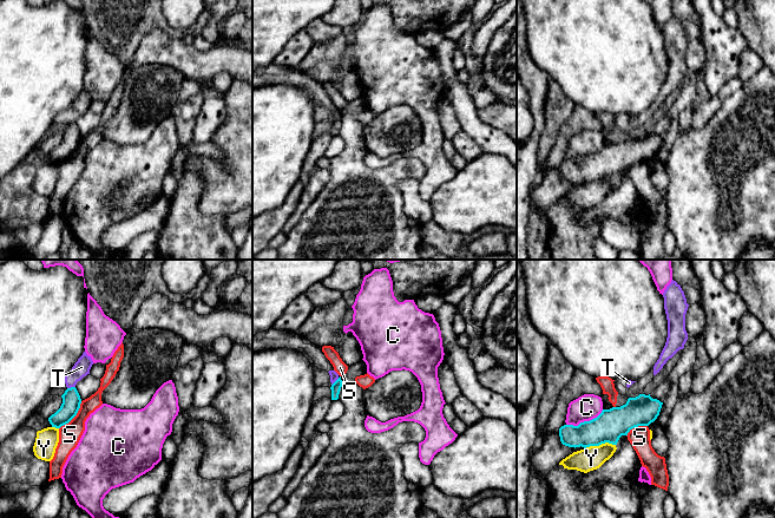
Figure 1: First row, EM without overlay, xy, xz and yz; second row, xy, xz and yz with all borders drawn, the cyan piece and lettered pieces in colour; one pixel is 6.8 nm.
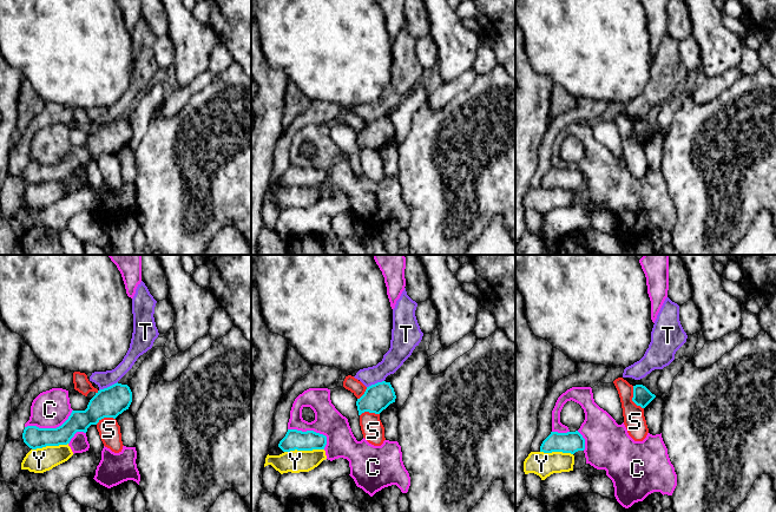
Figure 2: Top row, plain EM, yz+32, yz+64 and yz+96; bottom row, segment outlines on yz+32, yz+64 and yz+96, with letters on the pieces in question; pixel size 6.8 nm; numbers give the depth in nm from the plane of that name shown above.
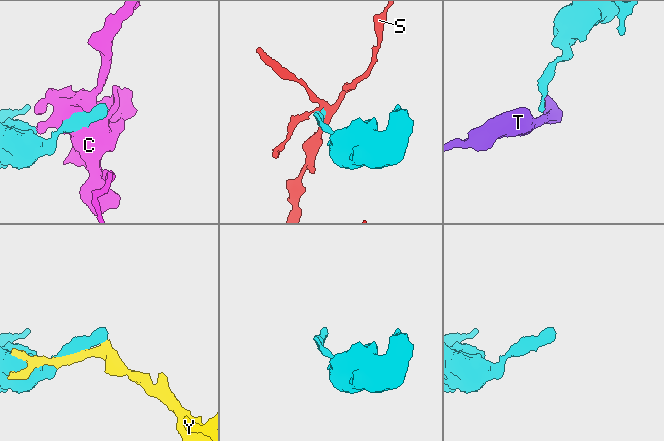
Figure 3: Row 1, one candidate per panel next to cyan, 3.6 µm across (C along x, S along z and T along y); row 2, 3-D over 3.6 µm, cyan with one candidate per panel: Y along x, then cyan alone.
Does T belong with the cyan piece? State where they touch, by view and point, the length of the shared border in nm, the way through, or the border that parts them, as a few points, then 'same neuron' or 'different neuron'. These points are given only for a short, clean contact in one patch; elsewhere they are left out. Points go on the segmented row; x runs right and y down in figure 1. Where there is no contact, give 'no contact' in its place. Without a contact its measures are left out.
xy (71, 387) | 60 nm | along xy (74, 386), (67, 388) | different neuron

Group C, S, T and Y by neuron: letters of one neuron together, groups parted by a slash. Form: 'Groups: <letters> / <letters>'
Groups: C / S / T / Y

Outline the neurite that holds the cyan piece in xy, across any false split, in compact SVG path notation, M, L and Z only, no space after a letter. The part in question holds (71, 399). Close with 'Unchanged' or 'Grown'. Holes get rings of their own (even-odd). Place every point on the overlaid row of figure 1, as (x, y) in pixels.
M75 387L67 388L61 398L63 404L60 408L48 418L52 427L55 428L68 424L77 415L81 404L80 395Z. Unchanged

